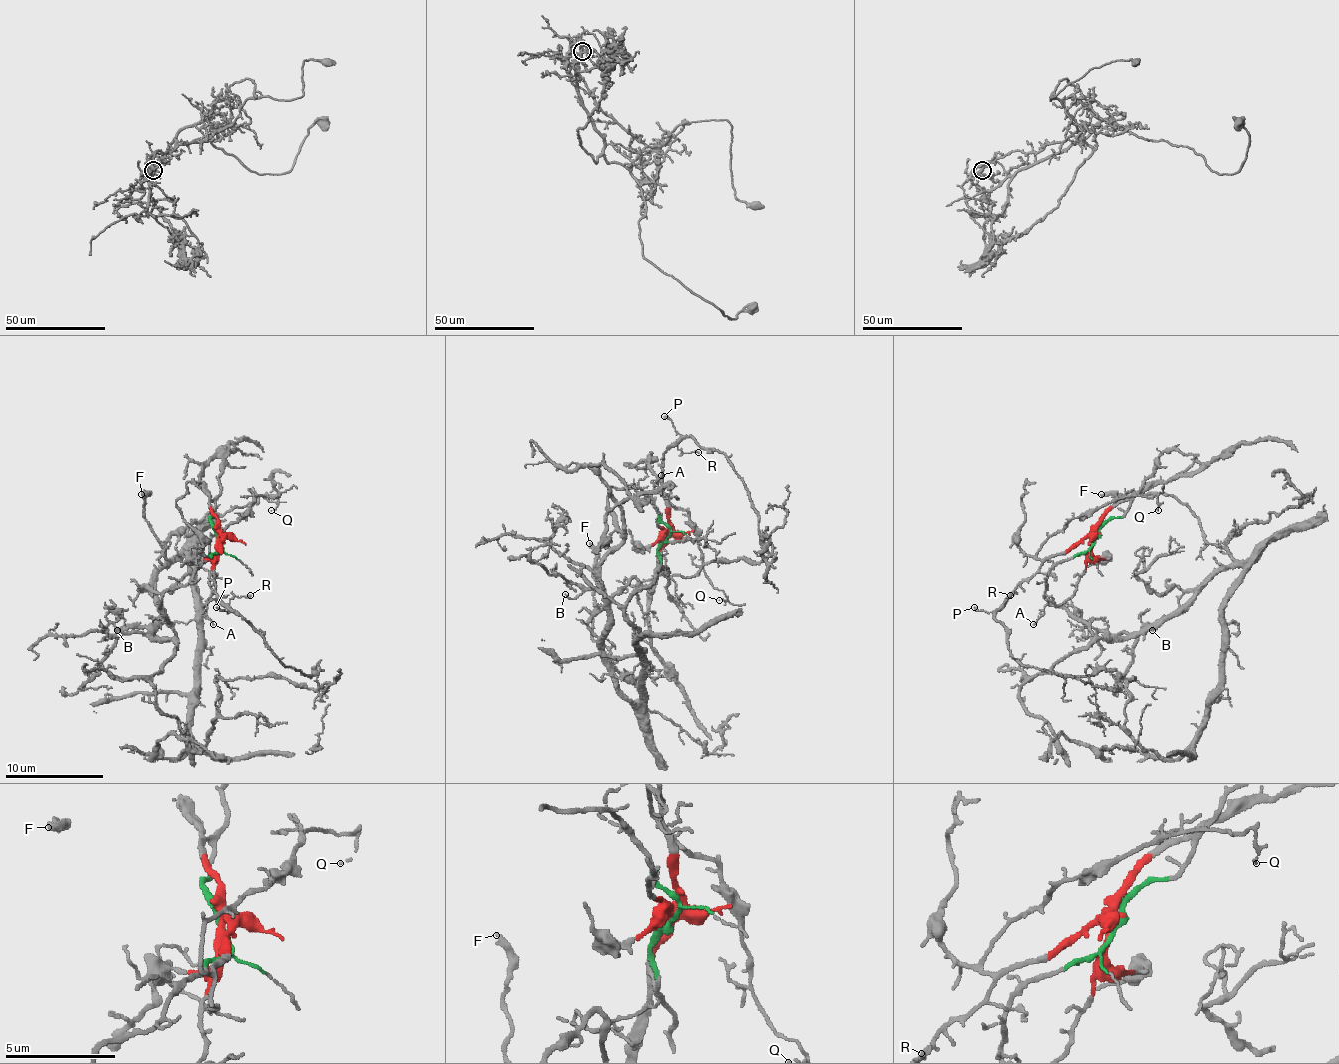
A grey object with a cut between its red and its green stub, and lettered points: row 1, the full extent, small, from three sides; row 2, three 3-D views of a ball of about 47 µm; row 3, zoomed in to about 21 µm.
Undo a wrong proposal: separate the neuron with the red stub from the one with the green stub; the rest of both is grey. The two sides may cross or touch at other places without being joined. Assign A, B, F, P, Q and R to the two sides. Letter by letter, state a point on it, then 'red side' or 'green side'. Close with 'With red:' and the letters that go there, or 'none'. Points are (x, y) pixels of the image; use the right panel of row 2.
A: at (1033, 624); red side
B: at (1152, 630); green side
F: at (1101, 494); green side
P: at (974, 607); red side
Q: at (1158, 510); red side
R: at (1010, 595); red side
With red: A, P, Q, R

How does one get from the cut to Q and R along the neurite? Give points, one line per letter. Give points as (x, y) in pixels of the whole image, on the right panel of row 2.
Q: (1096, 537), (1037, 556), (1044, 541), (1074, 517), (1120, 497), (1155, 497), (1157, 510)
R: (1096, 537), (1084, 537), (1067, 549), (1052, 554), (1010, 595)

